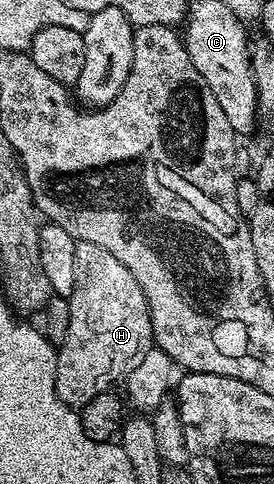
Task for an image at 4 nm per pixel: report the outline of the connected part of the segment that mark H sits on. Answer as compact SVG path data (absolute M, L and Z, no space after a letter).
M77 241L75 246L75 286L73 293L67 298L71 306L71 323L67 325L67 334L57 348L57 373L55 374L55 390L57 399L62 405L70 404L73 410L79 410L95 394L103 394L114 387L113 383L124 381L133 371L150 348L154 347L153 327L149 317L147 298L143 298L143 290L139 290L139 282L103 246L95 246L95 242Z

